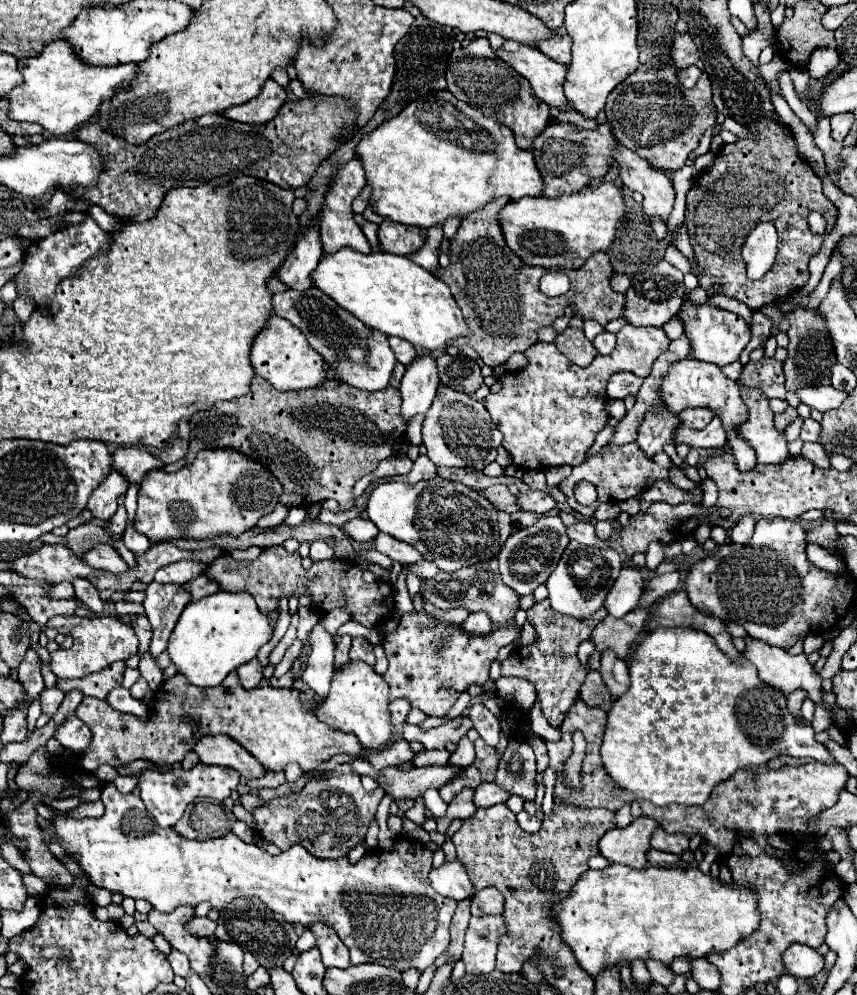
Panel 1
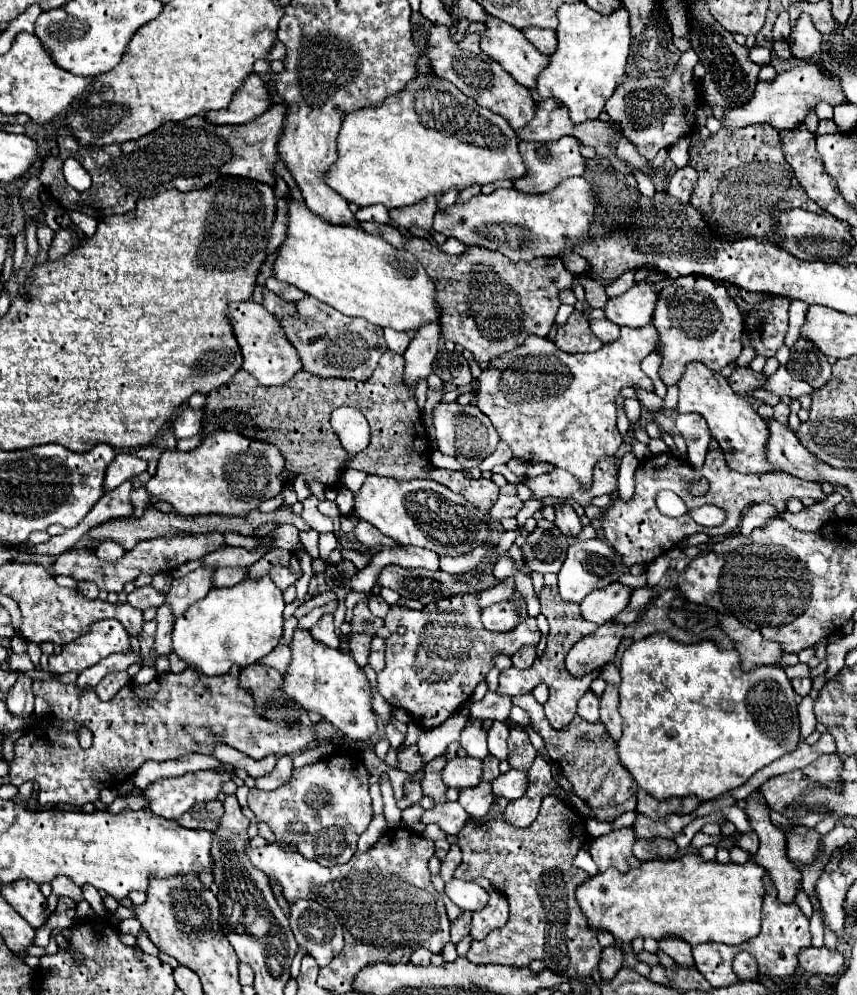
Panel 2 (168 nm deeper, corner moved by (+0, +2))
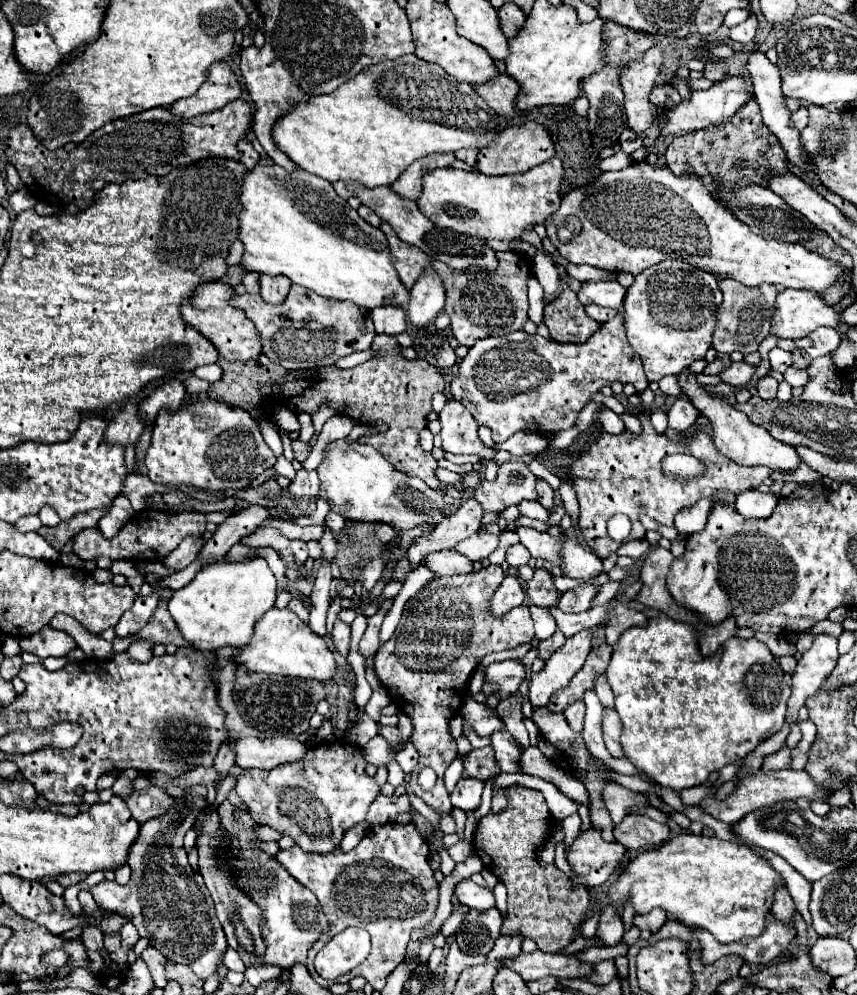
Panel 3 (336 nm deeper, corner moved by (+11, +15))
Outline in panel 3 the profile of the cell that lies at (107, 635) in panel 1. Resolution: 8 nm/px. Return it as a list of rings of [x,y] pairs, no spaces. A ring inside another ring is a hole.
[[[46,625],[44,629],[40,629],[40,633],[36,633],[32,637],[22,637],[20,647],[22,647],[22,651],[30,651],[30,653],[46,659],[46,657],[68,655],[76,647],[76,643],[68,633]]]

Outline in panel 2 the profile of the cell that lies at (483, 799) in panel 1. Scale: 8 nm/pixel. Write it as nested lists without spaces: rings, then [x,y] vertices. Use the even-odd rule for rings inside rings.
[[[509,770],[505,774],[499,774],[495,780],[491,780],[491,788],[493,788],[495,798],[517,800],[527,790],[527,772]]]

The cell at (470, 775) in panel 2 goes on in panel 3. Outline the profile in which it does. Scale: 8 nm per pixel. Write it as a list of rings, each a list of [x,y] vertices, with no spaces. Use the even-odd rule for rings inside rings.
[[[484,747],[484,749],[474,749],[464,761],[464,769],[468,771],[470,777],[476,777],[476,779],[482,779],[482,781],[488,781],[490,777],[496,777],[500,775],[500,769],[496,765],[496,759],[494,759],[494,753],[492,753],[492,747]]]

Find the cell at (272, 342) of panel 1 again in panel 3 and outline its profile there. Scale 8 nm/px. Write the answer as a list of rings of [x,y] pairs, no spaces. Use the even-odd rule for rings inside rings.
[[[216,281],[198,285],[192,297],[188,301],[182,301],[182,307],[180,307],[182,319],[190,327],[194,327],[198,333],[202,333],[218,349],[218,353],[226,357],[228,361],[250,361],[262,353],[262,345],[252,321],[244,315],[244,311],[234,309],[230,305],[232,293],[234,293],[232,287],[224,283],[216,283]]]

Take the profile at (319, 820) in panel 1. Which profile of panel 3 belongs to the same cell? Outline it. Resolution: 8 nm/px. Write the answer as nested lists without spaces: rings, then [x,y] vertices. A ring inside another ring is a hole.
[[[340,739],[336,743],[322,743],[310,747],[306,757],[296,763],[280,765],[270,771],[266,769],[250,769],[236,777],[238,797],[246,803],[248,813],[260,825],[270,825],[282,835],[292,837],[304,851],[312,853],[330,853],[340,847],[344,833],[366,819],[368,805],[380,795],[380,785],[376,785],[374,777],[368,777],[364,771],[364,755],[362,749]]]

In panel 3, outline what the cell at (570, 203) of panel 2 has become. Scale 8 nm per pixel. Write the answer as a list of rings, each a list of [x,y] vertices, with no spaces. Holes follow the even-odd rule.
[[[552,157],[550,161],[544,161],[524,173],[514,175],[482,175],[476,171],[462,171],[454,167],[434,169],[428,171],[422,177],[422,197],[416,201],[418,209],[440,227],[448,227],[458,233],[466,233],[472,237],[484,237],[484,239],[520,239],[524,229],[532,229],[534,223],[544,223],[560,205],[560,185],[562,185],[564,169],[562,161],[558,157]]]

